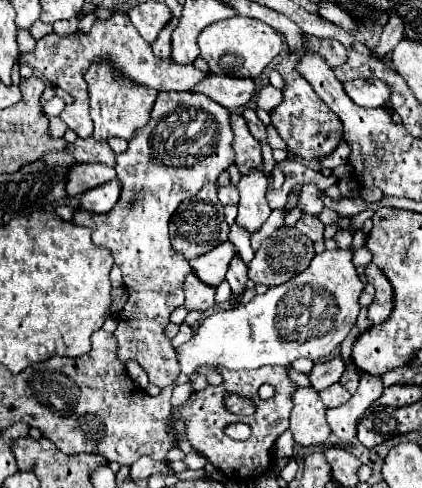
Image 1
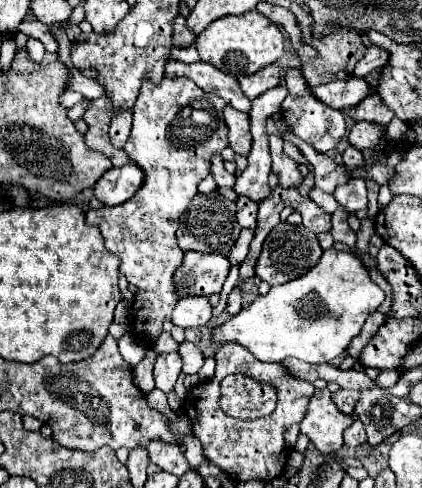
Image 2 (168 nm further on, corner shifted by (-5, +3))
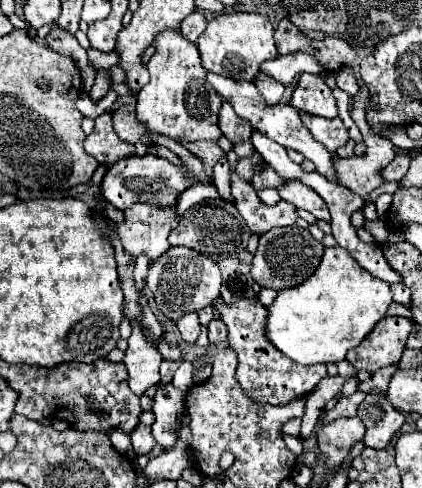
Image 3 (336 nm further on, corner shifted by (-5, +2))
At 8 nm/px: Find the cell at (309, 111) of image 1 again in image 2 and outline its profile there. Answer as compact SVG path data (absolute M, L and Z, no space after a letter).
M291 68L289 72L285 72L285 84L287 84L287 98L283 102L283 108L281 108L281 114L287 116L287 122L289 126L293 128L293 134L305 142L309 142L315 150L319 152L329 152L333 150L339 140L345 136L347 132L347 126L345 126L345 120L343 120L343 114L339 110L331 110L329 106L325 106L323 102L319 102L311 92L309 92L309 86L301 74L301 70L297 68Z

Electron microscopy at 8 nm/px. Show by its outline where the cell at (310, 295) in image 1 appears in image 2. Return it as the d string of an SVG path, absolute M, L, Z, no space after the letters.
M329 248L305 276L295 278L283 286L273 286L269 294L257 296L247 310L241 310L229 322L213 328L211 334L213 340L223 344L225 342L243 344L261 362L281 362L287 356L293 356L309 364L327 364L349 348L351 340L361 332L369 314L373 314L383 300L385 292L371 280L367 268L353 252L349 250L341 252L337 248Z

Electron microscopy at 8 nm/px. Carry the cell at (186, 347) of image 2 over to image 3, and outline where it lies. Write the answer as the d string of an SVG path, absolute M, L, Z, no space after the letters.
M183 361L181 365L179 365L179 369L175 371L175 375L173 375L173 385L177 387L177 389L181 389L181 391L189 391L191 389L191 385L193 385L193 371L195 371L195 367L189 363L189 361Z

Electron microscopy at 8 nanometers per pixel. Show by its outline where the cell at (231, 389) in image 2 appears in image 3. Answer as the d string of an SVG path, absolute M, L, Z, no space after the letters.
M241 299L233 305L219 305L217 311L229 329L229 345L237 351L239 357L239 367L235 373L237 383L251 401L263 405L285 405L295 397L309 394L323 376L327 375L325 364L299 365L267 345L267 339L263 337L265 305L261 305L259 299Z

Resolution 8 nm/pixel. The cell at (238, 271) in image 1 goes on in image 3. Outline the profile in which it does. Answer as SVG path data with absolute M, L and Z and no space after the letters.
M233 150L227 153L227 159L231 167L231 193L237 201L235 205L245 223L251 227L253 235L261 235L273 227L289 227L297 221L297 211L291 203L279 201L273 207L261 203L255 189L249 187L249 183L235 171L235 163L239 157Z

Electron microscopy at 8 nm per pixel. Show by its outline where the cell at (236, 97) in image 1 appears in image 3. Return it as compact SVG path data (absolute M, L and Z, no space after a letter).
M289 53L289 55L279 55L277 59L265 61L261 65L261 73L267 77L273 77L281 85L289 85L293 81L293 77L299 73L313 73L313 75L325 77L323 69L319 69L319 63L315 61L315 57L311 57L307 53Z

